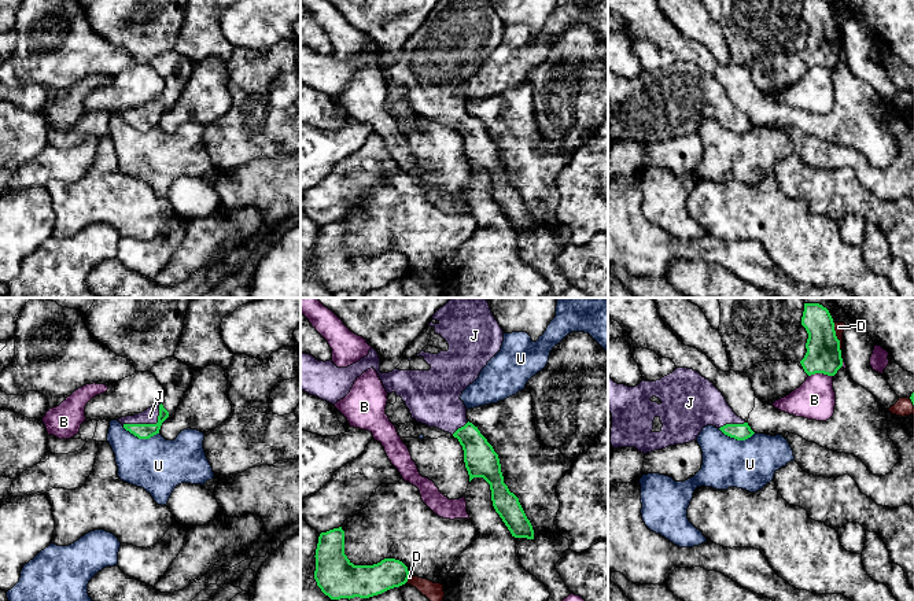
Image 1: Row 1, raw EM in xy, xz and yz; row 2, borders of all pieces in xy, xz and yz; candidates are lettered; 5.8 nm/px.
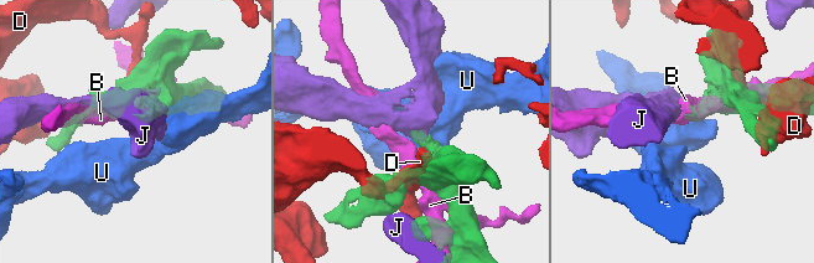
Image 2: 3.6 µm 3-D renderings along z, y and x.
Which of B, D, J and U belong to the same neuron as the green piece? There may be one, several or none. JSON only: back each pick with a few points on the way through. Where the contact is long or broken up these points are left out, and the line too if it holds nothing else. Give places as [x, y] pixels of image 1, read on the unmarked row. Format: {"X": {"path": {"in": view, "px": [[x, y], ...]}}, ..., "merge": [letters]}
{"J": {"path": {"in": "xy", "px": [[143, 124], [148, 117], [150, 109]]}}, "merge": ["J"]}

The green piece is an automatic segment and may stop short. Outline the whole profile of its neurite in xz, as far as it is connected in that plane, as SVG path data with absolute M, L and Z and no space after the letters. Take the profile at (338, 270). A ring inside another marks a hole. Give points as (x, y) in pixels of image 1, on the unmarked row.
M342 220L321 225L316 241L314 272L331 292L369 291L405 277L408 259L395 251L373 258L354 258L344 247Z

